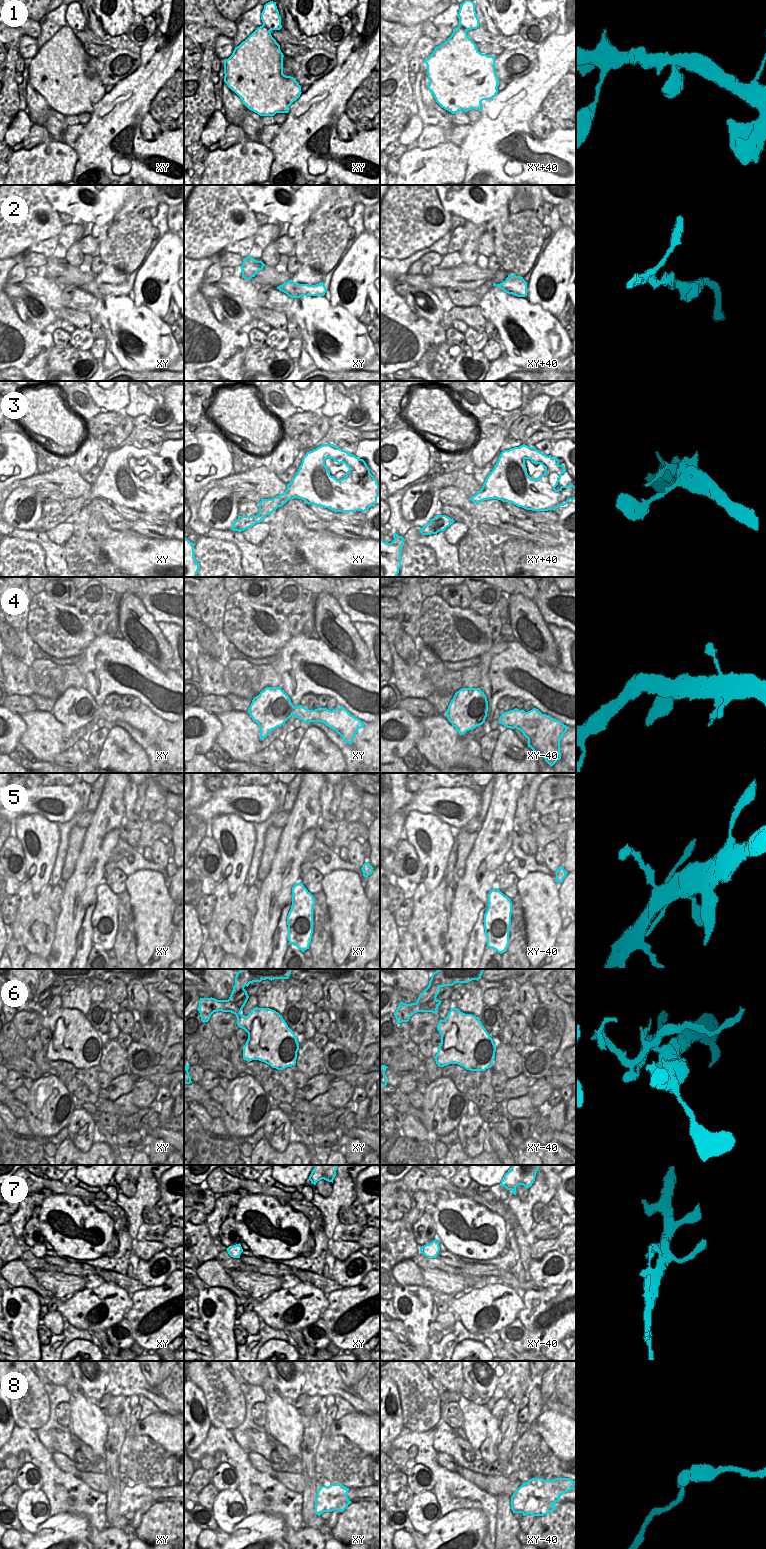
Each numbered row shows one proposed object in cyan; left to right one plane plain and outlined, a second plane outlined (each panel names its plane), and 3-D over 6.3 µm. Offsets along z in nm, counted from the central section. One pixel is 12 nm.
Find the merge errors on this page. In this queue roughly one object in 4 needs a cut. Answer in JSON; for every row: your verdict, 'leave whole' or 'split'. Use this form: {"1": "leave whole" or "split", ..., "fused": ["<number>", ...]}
{"1": "leave whole", "2": "leave whole", "3": "leave whole", "4": "leave whole", "5": "leave whole", "6": "split", "7": "leave whole", "8": "leave whole", "fused": ["6"]}

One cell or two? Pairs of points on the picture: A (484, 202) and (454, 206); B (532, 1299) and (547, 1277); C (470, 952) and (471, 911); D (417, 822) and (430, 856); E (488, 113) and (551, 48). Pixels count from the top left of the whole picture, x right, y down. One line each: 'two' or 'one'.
A: one
B: two
C: one
D: one
E: one

